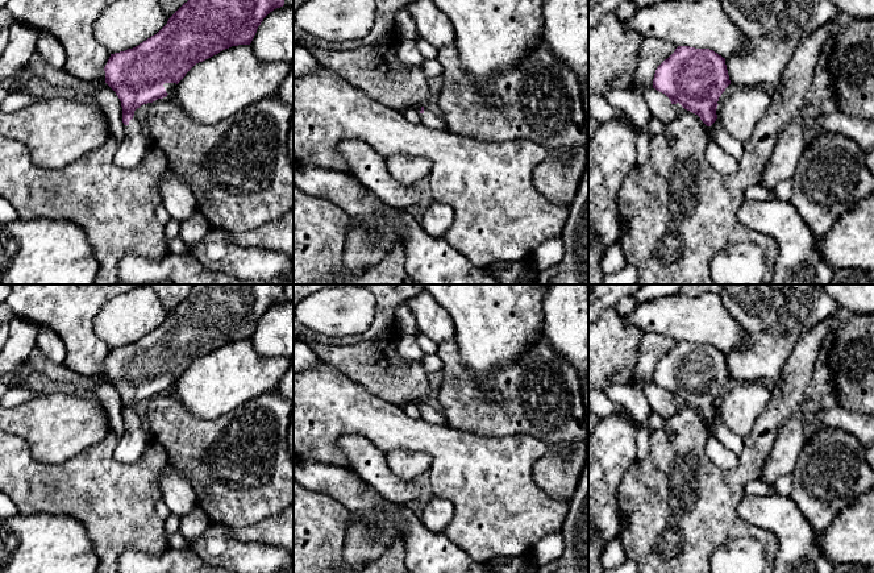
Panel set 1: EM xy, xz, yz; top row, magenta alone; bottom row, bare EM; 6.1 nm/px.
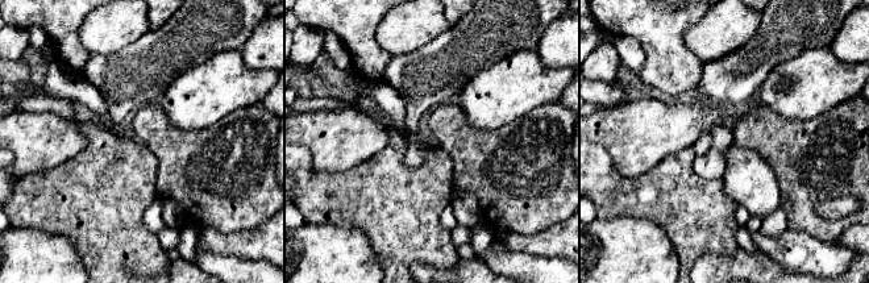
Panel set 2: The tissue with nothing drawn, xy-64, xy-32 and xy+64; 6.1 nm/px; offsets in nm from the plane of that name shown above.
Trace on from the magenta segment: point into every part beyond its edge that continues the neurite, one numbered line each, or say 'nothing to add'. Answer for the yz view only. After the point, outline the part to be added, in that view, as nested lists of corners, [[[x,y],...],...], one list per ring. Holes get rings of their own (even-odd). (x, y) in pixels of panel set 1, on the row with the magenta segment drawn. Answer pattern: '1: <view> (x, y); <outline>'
1: yz (718, 158); [[[707,126],[709,142],[707,146],[706,157],[708,163],[724,175],[732,175],[738,169],[738,161],[725,153],[713,140],[711,126]]]

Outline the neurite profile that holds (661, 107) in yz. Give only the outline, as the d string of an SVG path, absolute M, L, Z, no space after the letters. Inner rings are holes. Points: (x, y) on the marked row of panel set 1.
M653 87L644 92L644 97L650 108L652 116L659 119L663 124L671 123L679 115L670 99Z

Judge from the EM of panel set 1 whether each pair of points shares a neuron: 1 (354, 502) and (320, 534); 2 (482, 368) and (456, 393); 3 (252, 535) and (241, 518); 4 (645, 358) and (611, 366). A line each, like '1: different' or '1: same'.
1: different
2: different
3: different
4: different

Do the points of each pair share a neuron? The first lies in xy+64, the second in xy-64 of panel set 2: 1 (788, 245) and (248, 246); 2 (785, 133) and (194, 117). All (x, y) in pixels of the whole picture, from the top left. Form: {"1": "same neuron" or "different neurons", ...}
{"1": "different neurons", "2": "different neurons"}

